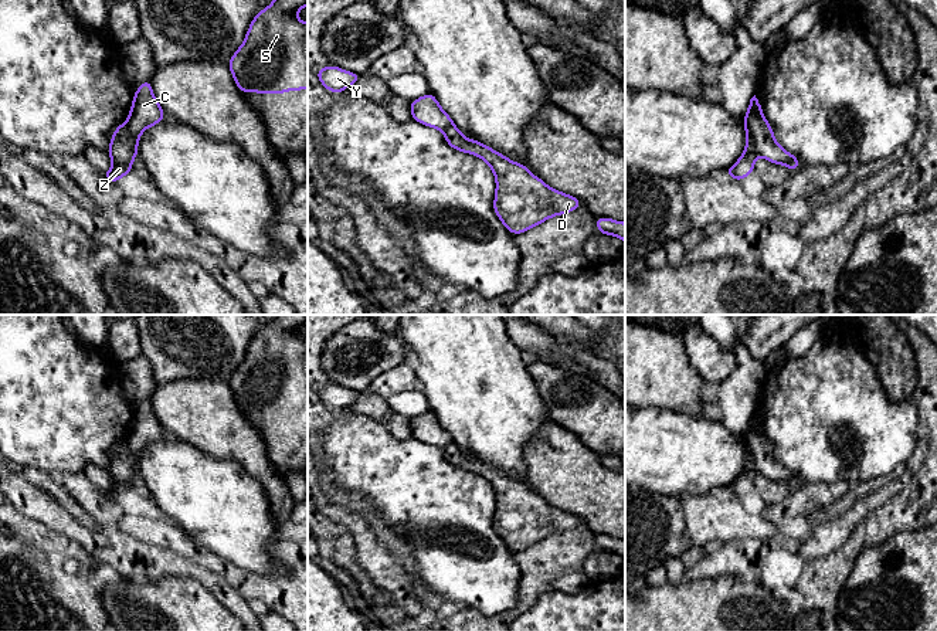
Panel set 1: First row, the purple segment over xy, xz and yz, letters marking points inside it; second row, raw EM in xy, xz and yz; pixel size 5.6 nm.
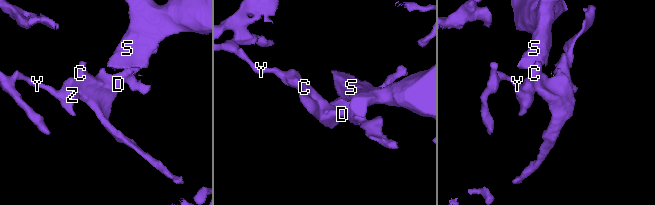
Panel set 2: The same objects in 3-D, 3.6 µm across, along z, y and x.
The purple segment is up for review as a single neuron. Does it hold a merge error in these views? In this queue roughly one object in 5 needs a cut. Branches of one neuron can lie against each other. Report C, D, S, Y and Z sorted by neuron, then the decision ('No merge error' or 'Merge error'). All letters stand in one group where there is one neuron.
Groups: C D S / Y Z. Merge error

